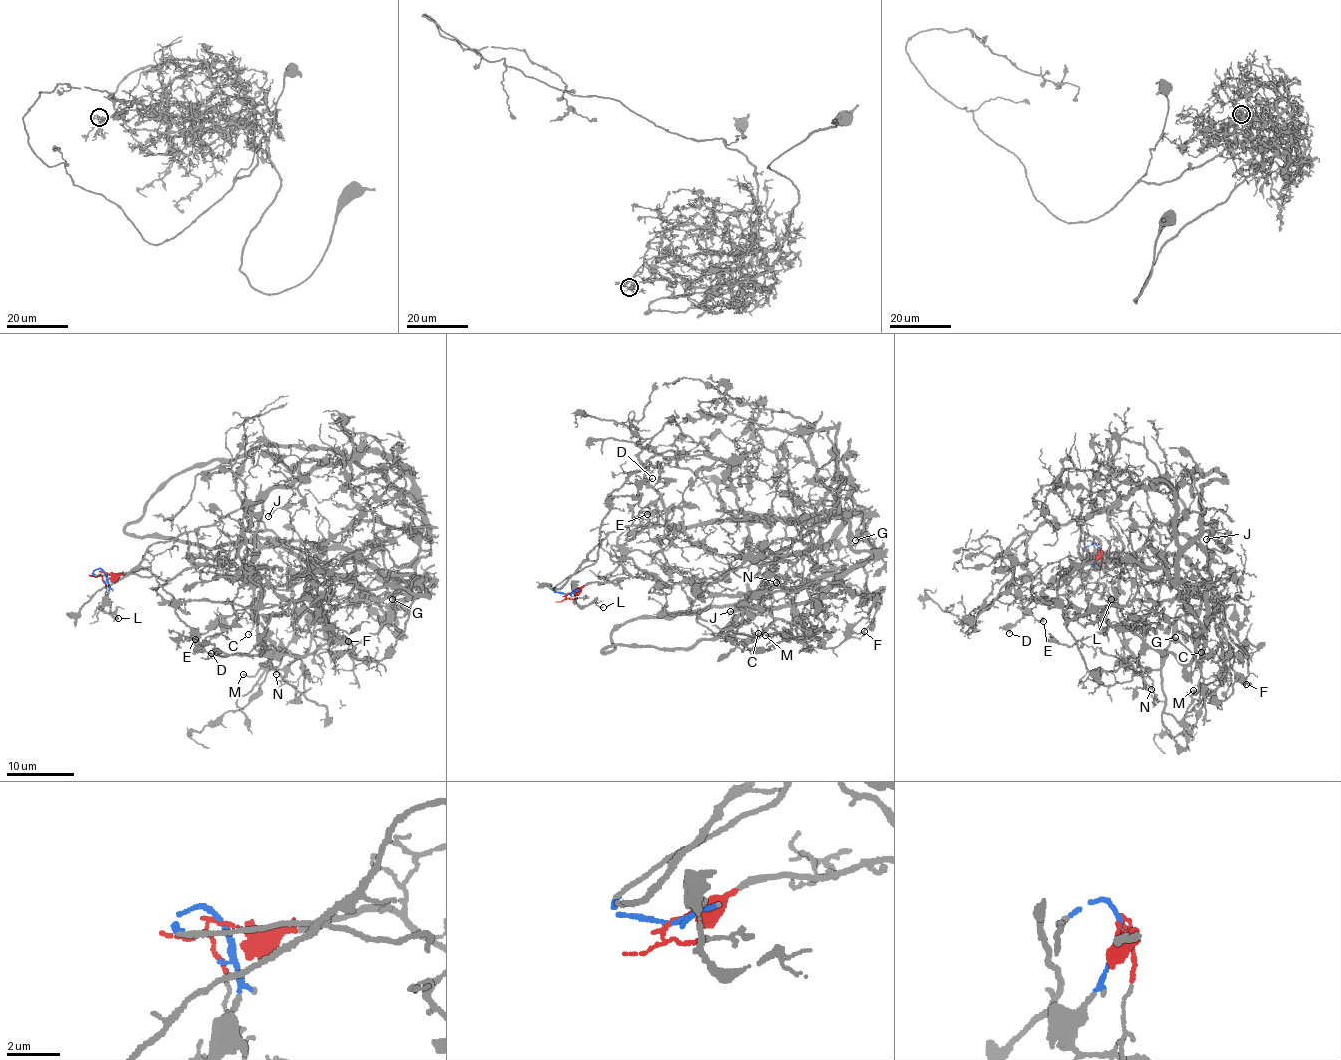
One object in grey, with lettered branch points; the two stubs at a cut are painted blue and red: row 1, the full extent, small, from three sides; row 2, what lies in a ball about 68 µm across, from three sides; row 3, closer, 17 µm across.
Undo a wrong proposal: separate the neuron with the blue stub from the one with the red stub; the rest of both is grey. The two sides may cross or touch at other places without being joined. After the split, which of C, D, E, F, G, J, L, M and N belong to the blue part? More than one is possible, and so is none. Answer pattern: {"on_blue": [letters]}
{"on_blue": ["D", "E", "L"]}

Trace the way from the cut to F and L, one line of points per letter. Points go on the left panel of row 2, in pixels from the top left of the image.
F: (104, 572), (174, 579), (232, 563), (245, 541), (316, 543), (326, 549), (305, 583), (309, 630), (348, 642)
L: (104, 572), (108, 591), (105, 603), (98, 607), (107, 613), (114, 610), (119, 618)

